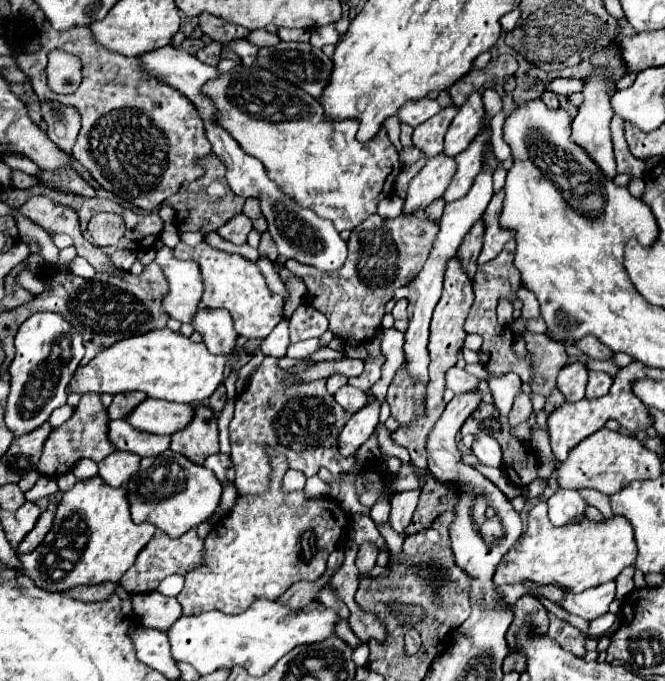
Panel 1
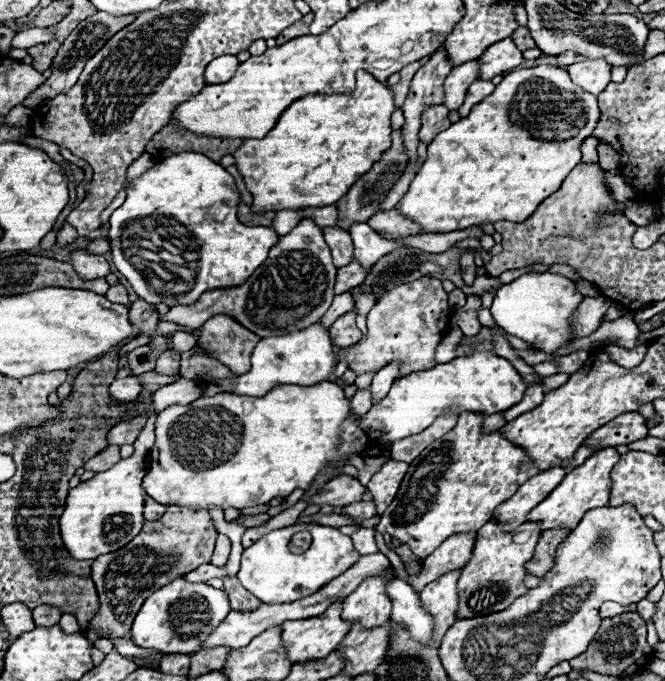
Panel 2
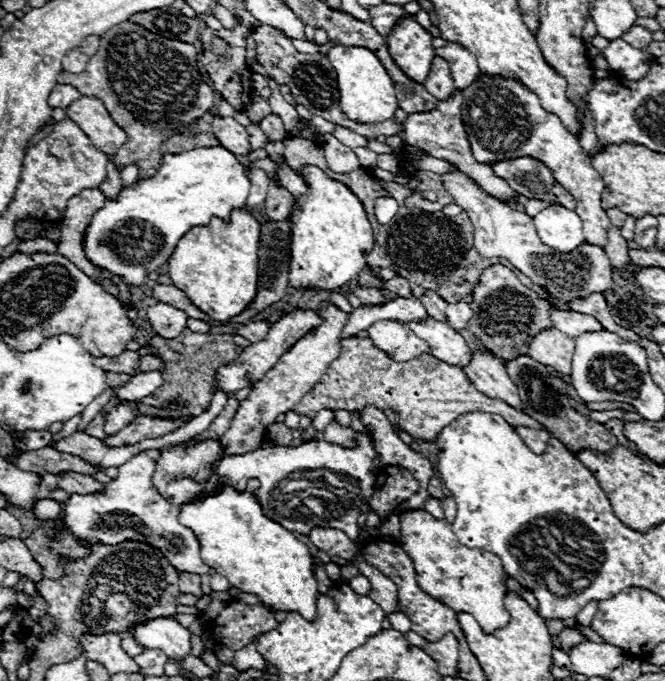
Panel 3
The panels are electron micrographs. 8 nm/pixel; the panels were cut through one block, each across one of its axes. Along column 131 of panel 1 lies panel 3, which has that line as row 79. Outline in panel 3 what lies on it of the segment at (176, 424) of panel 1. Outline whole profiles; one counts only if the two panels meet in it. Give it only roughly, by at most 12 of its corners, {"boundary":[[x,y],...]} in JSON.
{"boundary":[[406,14],[386,40],[400,70],[422,84],[436,56],[430,32]]}

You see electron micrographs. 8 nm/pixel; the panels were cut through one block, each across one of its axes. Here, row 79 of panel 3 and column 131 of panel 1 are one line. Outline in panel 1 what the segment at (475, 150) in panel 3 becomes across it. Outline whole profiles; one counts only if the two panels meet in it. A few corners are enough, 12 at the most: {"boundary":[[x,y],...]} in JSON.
{"boundary":[[172,450],[142,458],[132,520],[172,538],[208,520],[222,486]]}

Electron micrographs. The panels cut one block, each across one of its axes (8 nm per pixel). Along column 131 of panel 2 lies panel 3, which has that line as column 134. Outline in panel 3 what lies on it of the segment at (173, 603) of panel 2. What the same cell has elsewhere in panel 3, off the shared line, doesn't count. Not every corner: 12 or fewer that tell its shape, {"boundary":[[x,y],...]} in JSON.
{"boundary":[[154,618],[134,628],[144,648],[184,662],[190,632],[174,618]]}

